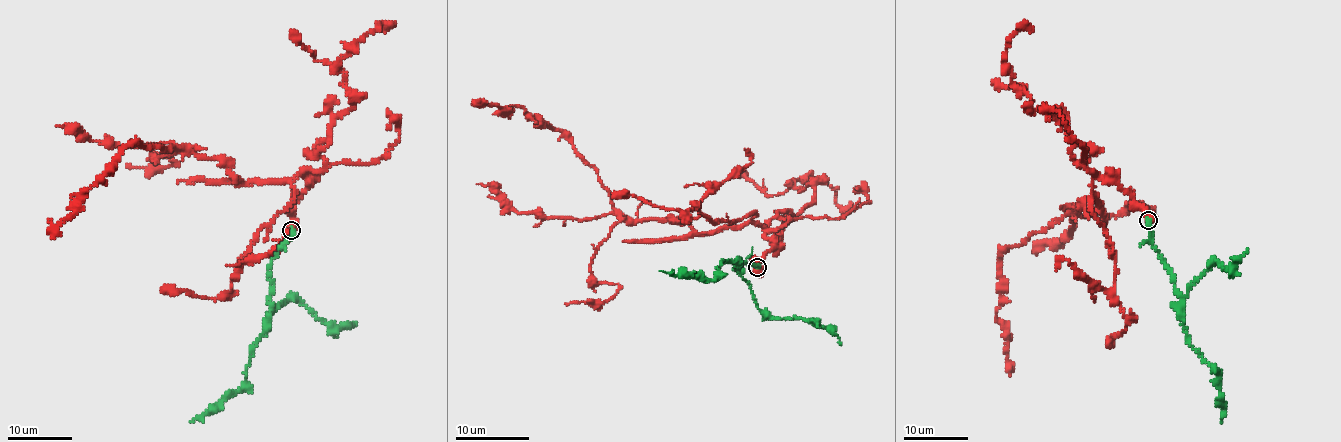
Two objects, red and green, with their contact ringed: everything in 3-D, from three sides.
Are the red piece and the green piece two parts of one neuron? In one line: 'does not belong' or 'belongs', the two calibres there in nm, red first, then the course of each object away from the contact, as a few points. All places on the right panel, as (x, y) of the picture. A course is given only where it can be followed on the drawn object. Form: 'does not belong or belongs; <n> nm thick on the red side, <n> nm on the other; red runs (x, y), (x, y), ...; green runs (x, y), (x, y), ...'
belongs; 400 nm thick on the red side, 400 nm on the other; red runs (1149, 221), (1116, 182), (1095, 176), (1101, 209), (1089, 214), (1080, 205), (1004, 250), (997, 319), (1006, 359); green runs (1147, 221), (1149, 235), (1172, 275), (1173, 289), (1182, 296), (1181, 316), (1188, 342), (1218, 373), (1222, 421)

